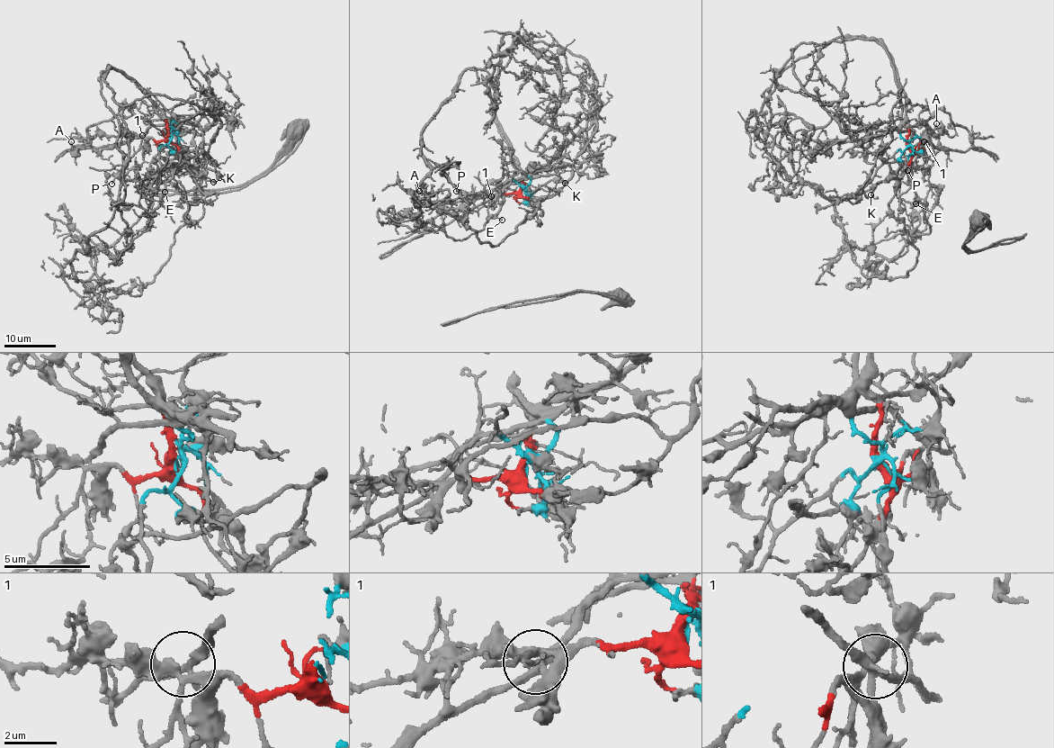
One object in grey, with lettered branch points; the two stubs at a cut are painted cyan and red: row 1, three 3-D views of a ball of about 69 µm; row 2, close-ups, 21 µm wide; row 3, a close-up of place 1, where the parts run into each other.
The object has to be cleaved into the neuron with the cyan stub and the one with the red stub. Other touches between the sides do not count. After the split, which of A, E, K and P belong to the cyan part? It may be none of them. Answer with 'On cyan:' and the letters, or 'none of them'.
On cyan: A, E, K, P

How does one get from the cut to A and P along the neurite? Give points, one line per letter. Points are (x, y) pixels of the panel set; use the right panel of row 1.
A: (908, 146), (900, 133), (907, 130), (929, 143), (945, 149), (933, 130), (936, 123)
P: (908, 146), (900, 133), (903, 130), (924, 143), (924, 161), (919, 168), (910, 164), (907, 170)

